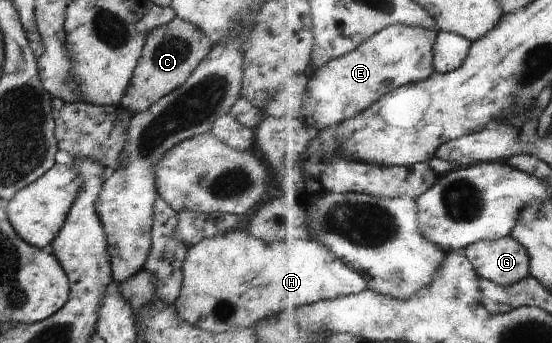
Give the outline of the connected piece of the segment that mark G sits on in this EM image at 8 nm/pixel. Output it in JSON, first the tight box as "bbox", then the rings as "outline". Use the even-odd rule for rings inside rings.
{"bbox":[465,236,532,287],"outline":[[[512,236],[475,243],[466,249],[465,256],[482,279],[504,287],[516,285],[532,275],[529,251]]]}

